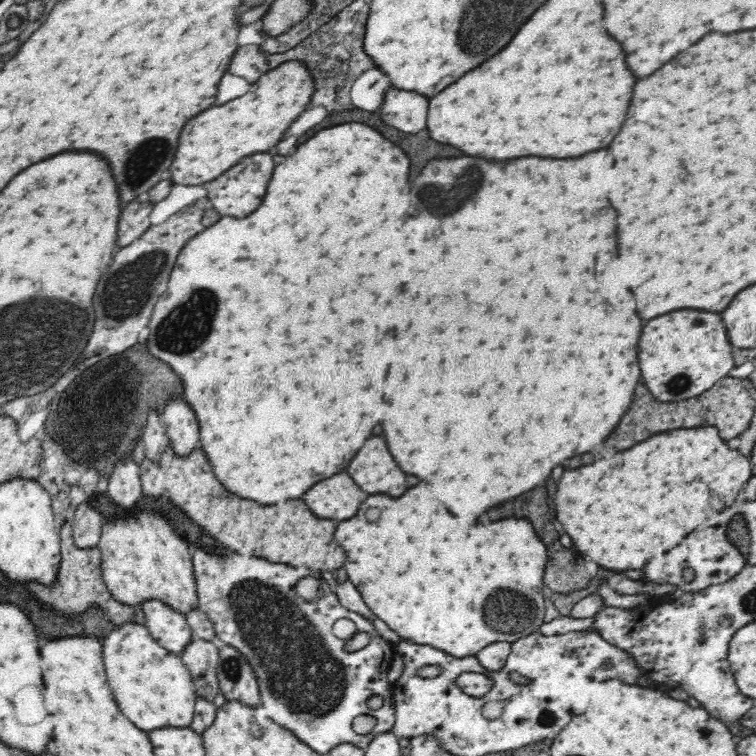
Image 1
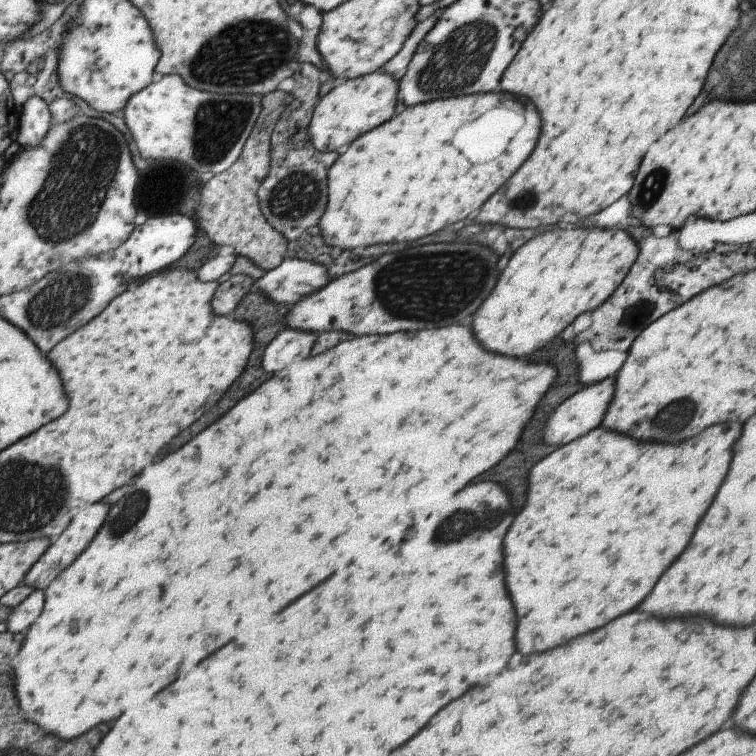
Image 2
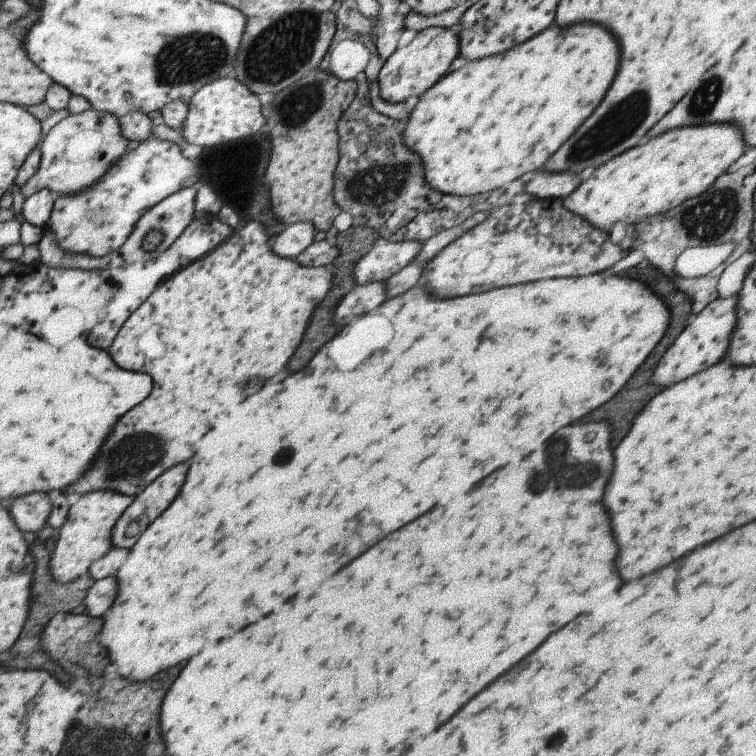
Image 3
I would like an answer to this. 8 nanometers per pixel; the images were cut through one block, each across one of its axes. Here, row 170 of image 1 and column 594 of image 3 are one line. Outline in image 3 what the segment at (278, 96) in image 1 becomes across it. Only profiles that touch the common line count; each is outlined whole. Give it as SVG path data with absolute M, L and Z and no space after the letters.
M733 124L679 126L651 140L647 138L643 146L633 146L595 168L563 204L569 212L605 232L609 232L617 220L627 226L639 224L643 218L669 212L687 198L705 192L745 154L745 150L745 136Z

